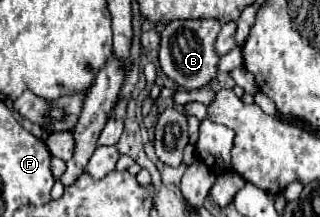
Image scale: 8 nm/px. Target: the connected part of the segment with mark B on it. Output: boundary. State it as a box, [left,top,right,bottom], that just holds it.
[160,19,220,89]

